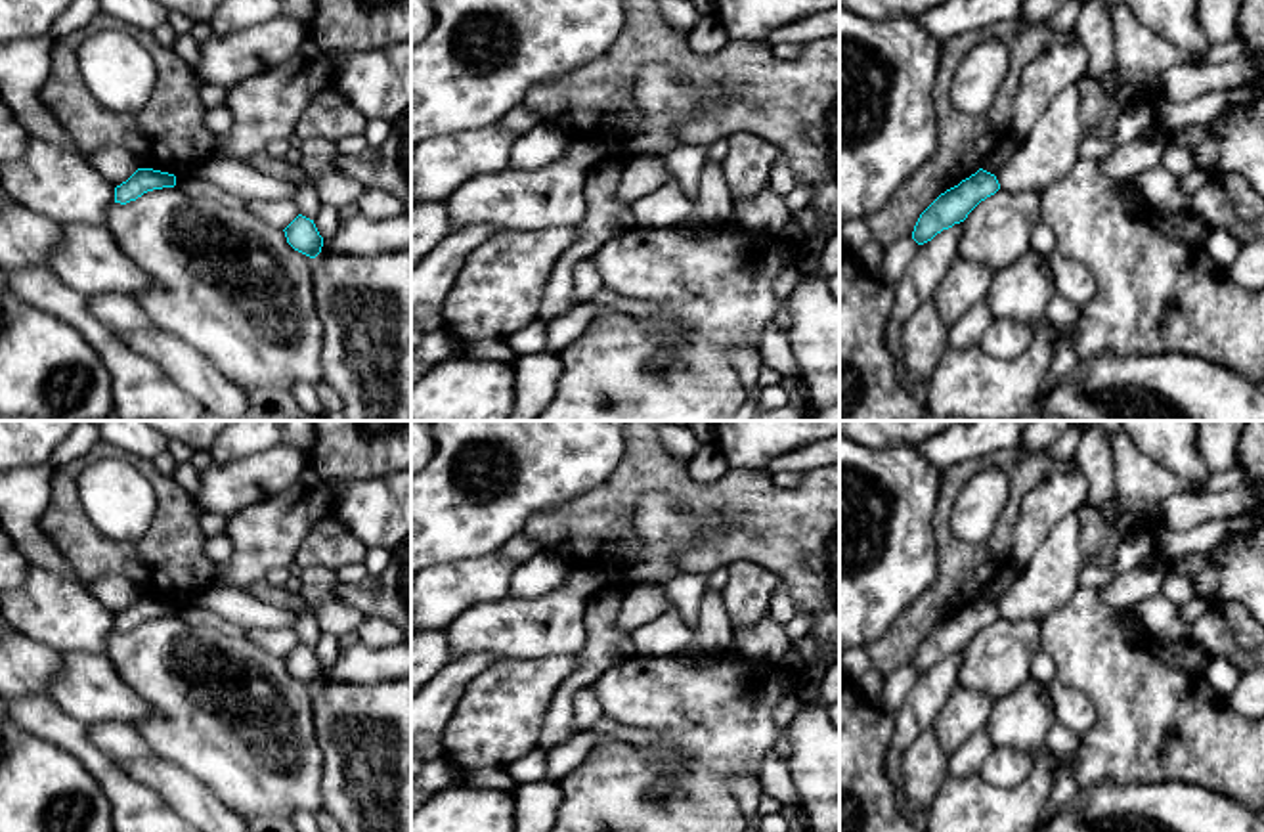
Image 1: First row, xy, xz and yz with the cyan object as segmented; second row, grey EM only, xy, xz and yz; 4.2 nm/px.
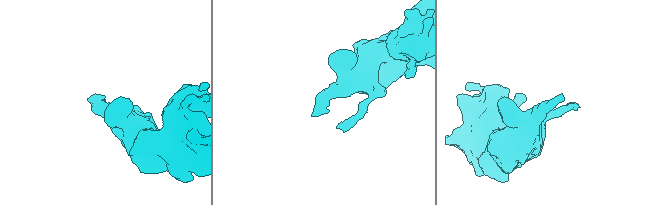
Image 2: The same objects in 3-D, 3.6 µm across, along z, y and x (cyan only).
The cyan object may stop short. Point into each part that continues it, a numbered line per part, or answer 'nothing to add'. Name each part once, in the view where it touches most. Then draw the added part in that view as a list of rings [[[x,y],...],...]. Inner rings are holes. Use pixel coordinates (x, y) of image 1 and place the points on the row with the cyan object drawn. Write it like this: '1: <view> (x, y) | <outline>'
nothing to add

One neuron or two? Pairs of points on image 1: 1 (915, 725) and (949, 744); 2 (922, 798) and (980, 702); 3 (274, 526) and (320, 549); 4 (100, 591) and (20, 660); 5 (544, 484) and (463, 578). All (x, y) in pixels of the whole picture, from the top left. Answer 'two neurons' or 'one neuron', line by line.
1: one neuron
2: one neuron
3: two neurons
4: two neurons
5: two neurons

